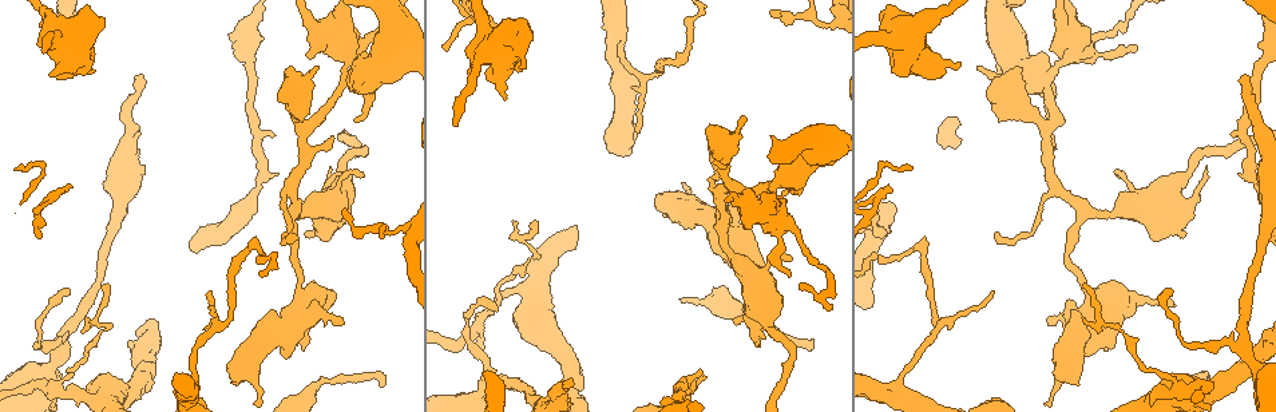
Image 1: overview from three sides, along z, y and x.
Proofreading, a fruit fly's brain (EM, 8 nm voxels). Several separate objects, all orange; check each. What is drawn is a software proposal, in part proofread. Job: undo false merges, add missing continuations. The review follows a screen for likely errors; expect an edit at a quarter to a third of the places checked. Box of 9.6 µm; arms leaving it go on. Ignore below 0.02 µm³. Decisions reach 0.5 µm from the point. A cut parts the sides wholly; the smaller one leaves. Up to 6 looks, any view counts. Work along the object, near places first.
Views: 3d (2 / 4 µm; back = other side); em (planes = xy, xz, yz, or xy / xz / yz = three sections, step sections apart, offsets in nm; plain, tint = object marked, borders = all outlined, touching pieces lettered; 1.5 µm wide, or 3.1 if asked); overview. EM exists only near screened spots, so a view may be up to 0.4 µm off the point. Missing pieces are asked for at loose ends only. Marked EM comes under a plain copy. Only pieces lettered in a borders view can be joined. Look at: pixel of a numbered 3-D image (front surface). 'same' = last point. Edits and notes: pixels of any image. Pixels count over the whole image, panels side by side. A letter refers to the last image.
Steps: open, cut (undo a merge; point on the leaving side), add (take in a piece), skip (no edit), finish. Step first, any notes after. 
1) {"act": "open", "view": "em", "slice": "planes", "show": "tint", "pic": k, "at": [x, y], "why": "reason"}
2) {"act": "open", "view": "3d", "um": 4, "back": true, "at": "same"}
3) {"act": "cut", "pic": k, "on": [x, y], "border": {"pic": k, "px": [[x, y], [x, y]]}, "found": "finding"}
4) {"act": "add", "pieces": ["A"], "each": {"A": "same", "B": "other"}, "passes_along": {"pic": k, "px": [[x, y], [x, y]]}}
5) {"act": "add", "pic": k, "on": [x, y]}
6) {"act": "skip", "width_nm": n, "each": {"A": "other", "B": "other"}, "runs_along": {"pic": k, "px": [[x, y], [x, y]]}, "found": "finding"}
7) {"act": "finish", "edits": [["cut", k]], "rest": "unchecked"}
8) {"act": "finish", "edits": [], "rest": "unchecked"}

{"act": "open", "view": "3d", "um": 4, "pic": 1, "at": [811, 351], "why": "an open end"}

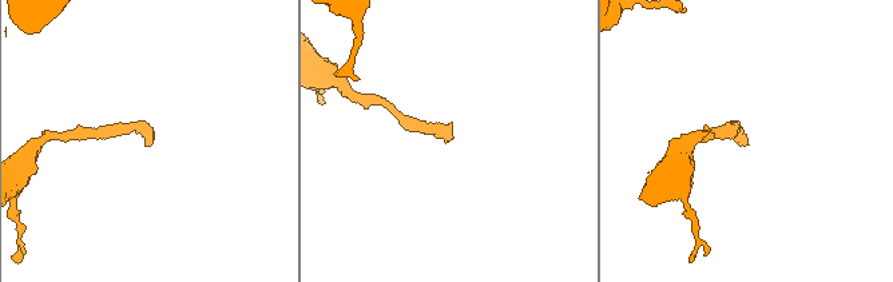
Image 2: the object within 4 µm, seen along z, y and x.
{"act": "open", "view": "em", "slice": "yz", "step": 8, "show": "tint", "pic": 2, "at": [745, 144]}

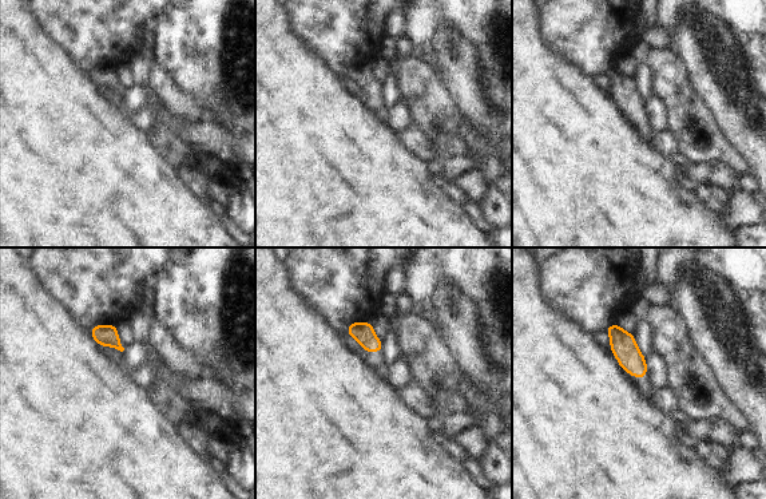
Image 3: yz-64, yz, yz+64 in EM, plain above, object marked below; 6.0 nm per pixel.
{"act": "open", "view": "em", "slice": "planes", "show": "borders", "at": "same"}

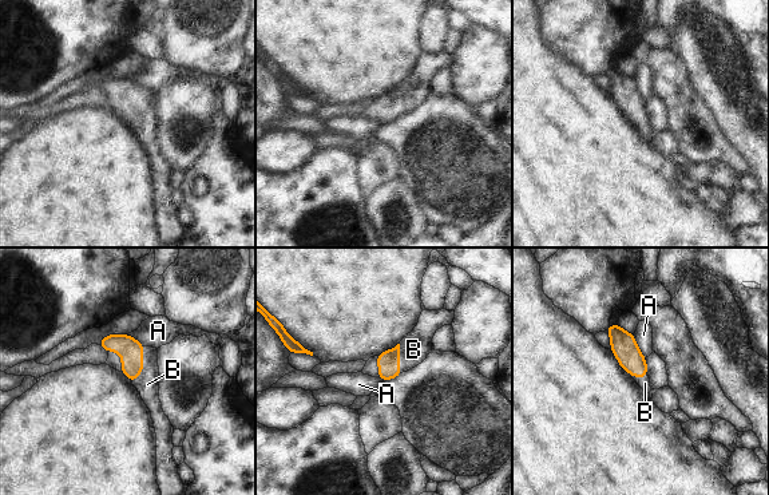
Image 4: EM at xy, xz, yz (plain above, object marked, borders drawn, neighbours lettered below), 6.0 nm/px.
{"act": "add", "pieces": ["B"], "each": {"A": "other", "B": "same"}, "passes_along": {"pic": 4, "px": [[131, 351], [142, 364], [147, 384]]}, "found": "the neuron continues"}

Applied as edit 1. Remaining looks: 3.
{"act": "open", "view": "overview", "why": "redraw"}

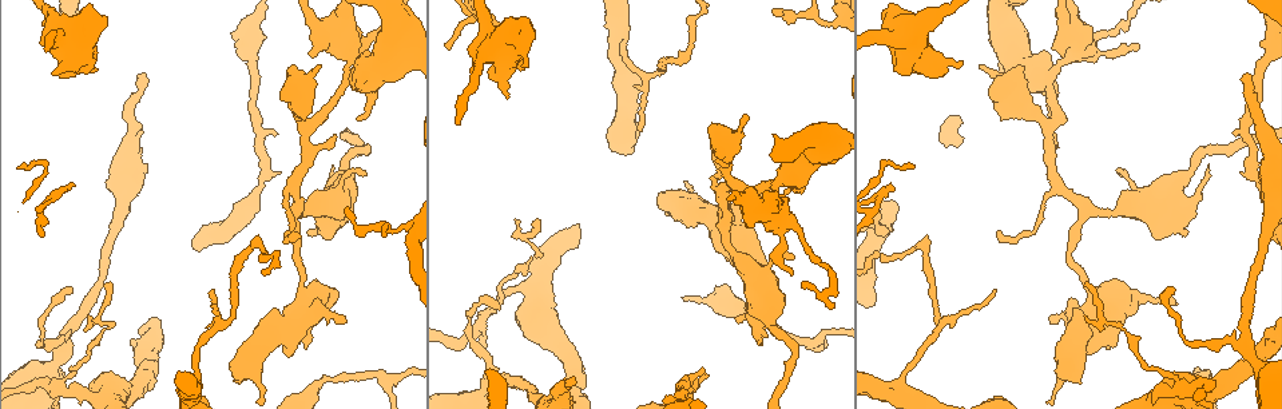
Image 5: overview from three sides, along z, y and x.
{"act": "open", "view": "em", "slice": "planes", "show": "tint", "pic": 5, "at": [1020, 67], "why": "an open end"}

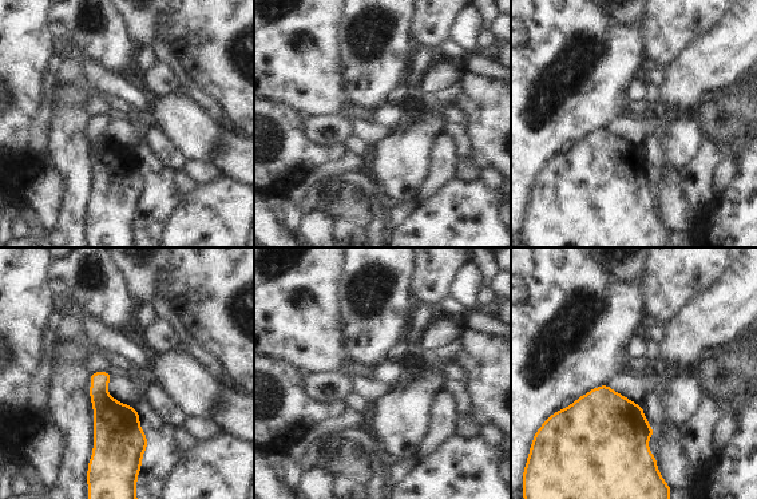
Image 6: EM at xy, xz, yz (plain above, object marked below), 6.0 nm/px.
{"act": "open", "view": "em", "slice": "planes", "show": "borders", "at": "same"}

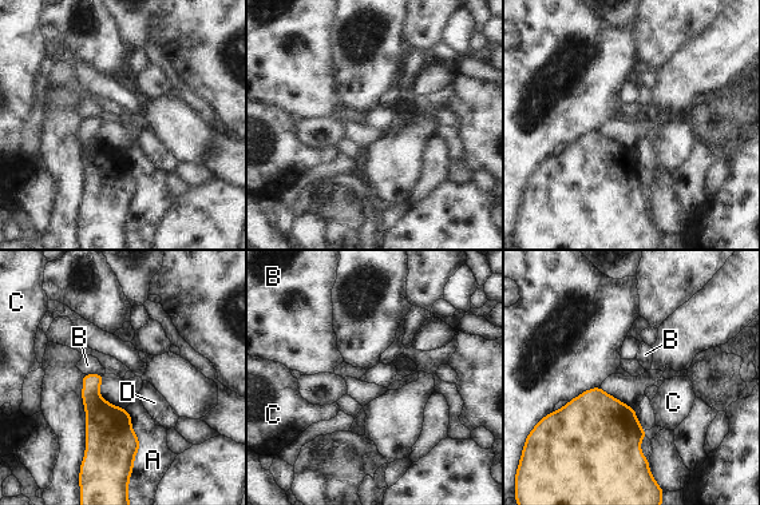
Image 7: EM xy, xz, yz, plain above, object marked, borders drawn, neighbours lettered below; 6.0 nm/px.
{"act": "skip", "each": {"A": "other", "B": "other", "C": "other", "D": "other"}, "border": {"pic": 7, "px": [[84, 373], [103, 374]]}, "found": "none of them fits"}

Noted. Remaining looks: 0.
{"act": "finish", "edits": [["add", 4]], "rest": "unchecked"}

